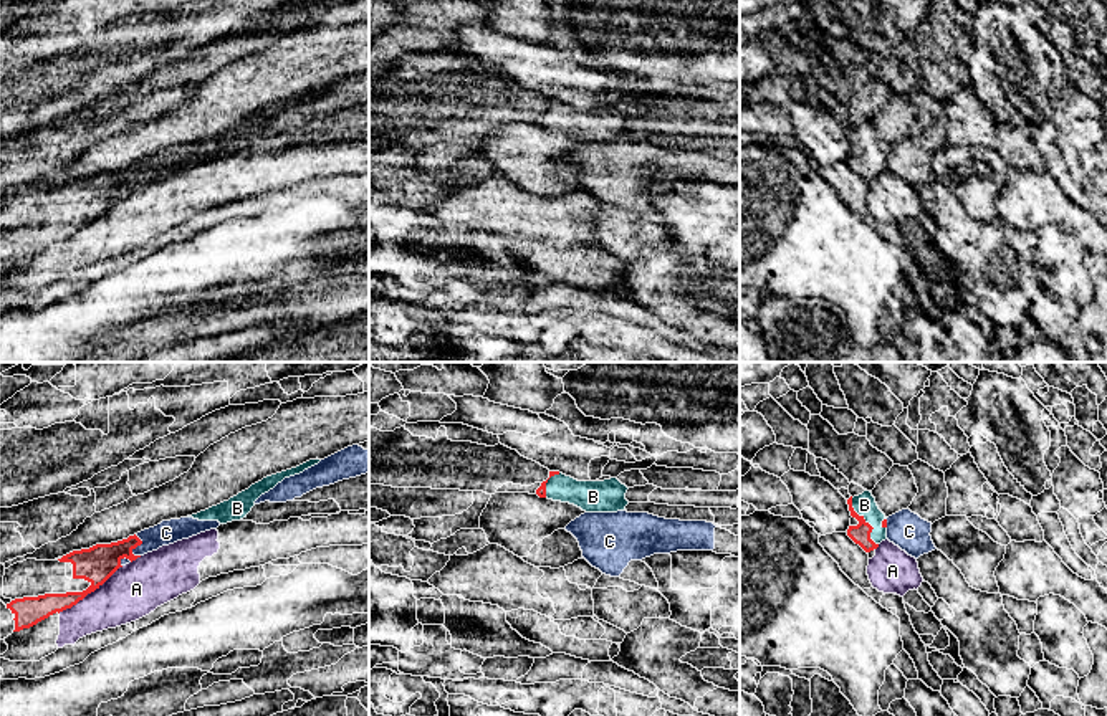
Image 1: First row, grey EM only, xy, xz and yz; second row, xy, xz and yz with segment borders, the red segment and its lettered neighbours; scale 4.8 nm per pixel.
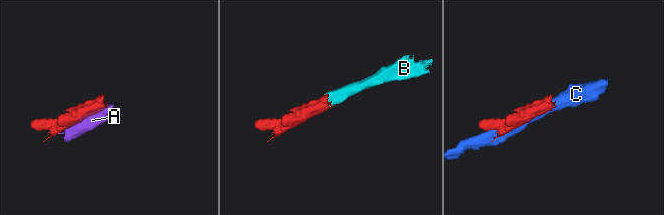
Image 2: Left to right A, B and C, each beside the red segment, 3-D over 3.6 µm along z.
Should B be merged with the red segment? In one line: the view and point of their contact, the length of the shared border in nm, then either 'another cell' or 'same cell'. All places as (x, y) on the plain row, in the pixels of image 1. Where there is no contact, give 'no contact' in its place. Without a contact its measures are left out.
yz (864, 151) | 260 nm | same cell

